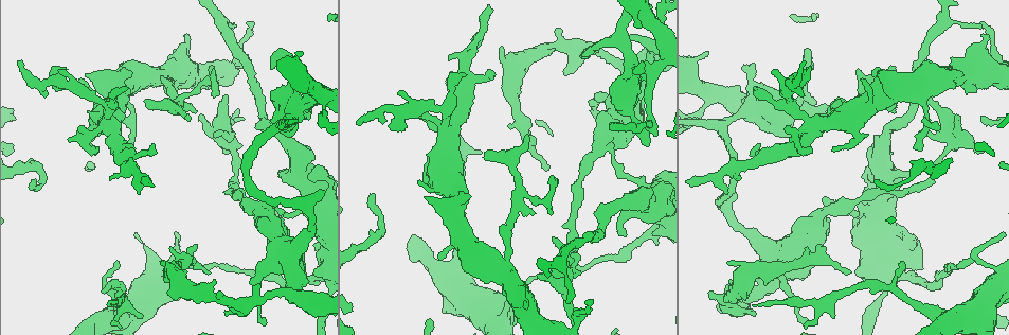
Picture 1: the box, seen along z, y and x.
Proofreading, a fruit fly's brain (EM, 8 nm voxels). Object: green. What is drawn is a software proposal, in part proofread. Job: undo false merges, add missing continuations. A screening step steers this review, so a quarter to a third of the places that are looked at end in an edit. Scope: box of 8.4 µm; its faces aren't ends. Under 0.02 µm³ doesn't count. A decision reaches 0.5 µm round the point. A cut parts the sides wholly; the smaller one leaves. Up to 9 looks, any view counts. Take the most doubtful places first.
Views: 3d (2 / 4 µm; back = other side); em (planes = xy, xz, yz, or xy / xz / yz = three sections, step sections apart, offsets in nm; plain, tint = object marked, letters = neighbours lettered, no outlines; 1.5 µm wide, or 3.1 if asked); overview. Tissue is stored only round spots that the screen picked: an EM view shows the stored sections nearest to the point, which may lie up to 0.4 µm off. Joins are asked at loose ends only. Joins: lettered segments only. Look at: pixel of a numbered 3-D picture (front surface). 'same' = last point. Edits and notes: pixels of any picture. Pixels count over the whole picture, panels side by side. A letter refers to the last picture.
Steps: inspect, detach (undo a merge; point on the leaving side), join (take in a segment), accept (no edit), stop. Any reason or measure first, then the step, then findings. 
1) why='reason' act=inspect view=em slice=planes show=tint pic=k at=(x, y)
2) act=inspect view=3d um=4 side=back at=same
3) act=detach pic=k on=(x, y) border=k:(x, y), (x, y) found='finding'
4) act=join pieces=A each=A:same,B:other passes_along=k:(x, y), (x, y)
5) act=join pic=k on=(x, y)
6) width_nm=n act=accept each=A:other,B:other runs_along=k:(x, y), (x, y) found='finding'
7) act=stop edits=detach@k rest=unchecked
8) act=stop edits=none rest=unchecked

why='free end' act=inspect view=em um=3.1 slice=planes show=plain pic=1 at=(536, 275)

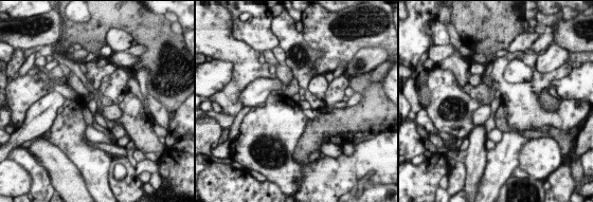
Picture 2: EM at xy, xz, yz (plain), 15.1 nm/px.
why='see the neighbours' act=inspect view=em um=3.1 slice=planes show=letters at=same

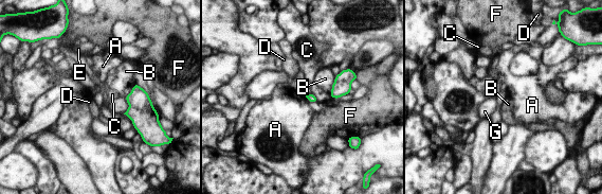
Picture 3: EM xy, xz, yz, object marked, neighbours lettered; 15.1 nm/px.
longest_contact=B:280nm act=accept each=A:other,B:other,C:other,D:other,E:other,F:other,G:other found='no lettered segment goes on from it'

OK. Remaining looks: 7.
why='sudden change in width' act=inspect view=em slice=xy step=4 show=tint pic=1 at=(803, 109)

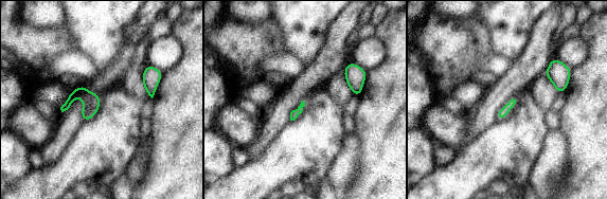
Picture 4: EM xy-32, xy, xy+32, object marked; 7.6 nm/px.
why='cut it another way' act=inspect view=em slice=planes show=tint at=same

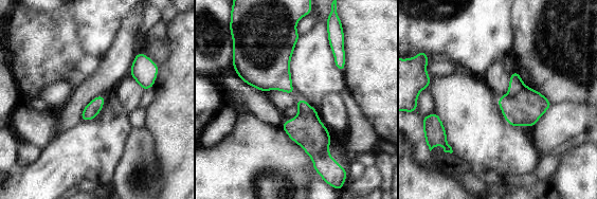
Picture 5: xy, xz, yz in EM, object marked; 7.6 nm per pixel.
why='what lies round it' act=inspect view=em slice=planes show=letters at=same

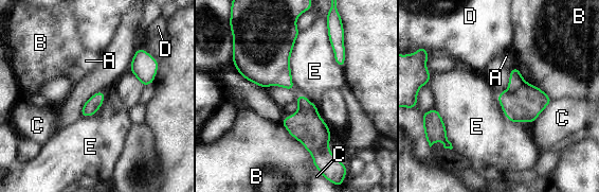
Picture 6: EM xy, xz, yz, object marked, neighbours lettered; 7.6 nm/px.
act=detach pic=6 on=(525, 104) each=A:other,B:other,C:other,D:other,E:other border=6:(525, 82), (518, 89), (508, 90) found='two neurons meet here'

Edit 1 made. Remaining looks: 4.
act=inspect view=overview

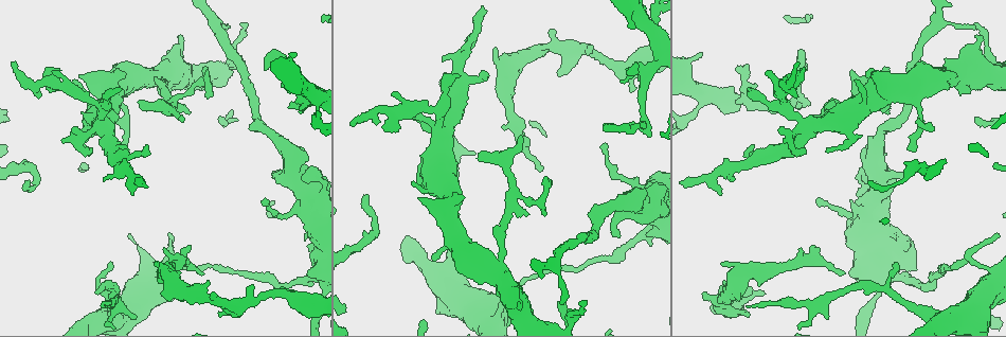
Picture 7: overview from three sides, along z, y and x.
act=inspect view=em slice=planes show=letters pic=7 at=(211, 293)

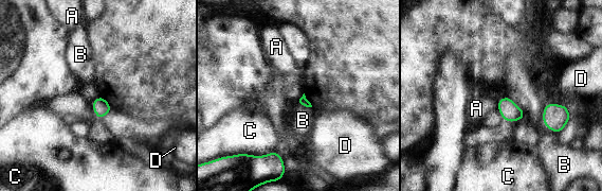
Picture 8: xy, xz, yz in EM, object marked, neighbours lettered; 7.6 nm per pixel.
longest_contact=B:240nm act=accept each=A:other,B:other,C:other,D:other border=8:(543, 105), (543, 123), (559, 133) found='no lettered segment goes on from it'

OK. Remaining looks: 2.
why='branch stops here' act=inspect view=em slice=planes show=letters pic=7 at=(263, 203)

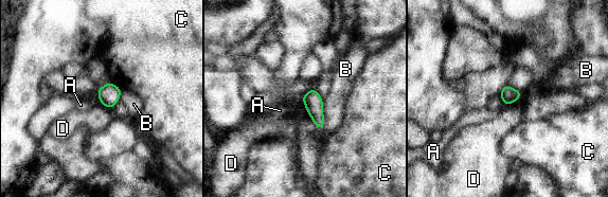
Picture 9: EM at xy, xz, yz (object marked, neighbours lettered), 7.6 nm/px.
longest_contact=B:240nm act=accept each=A:other,B:other,C:other,D:other border=9:(99, 103), (110, 109) found='no lettered segment goes on from it'

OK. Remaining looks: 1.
act=stop edits=detach@6 rest=unchecked

